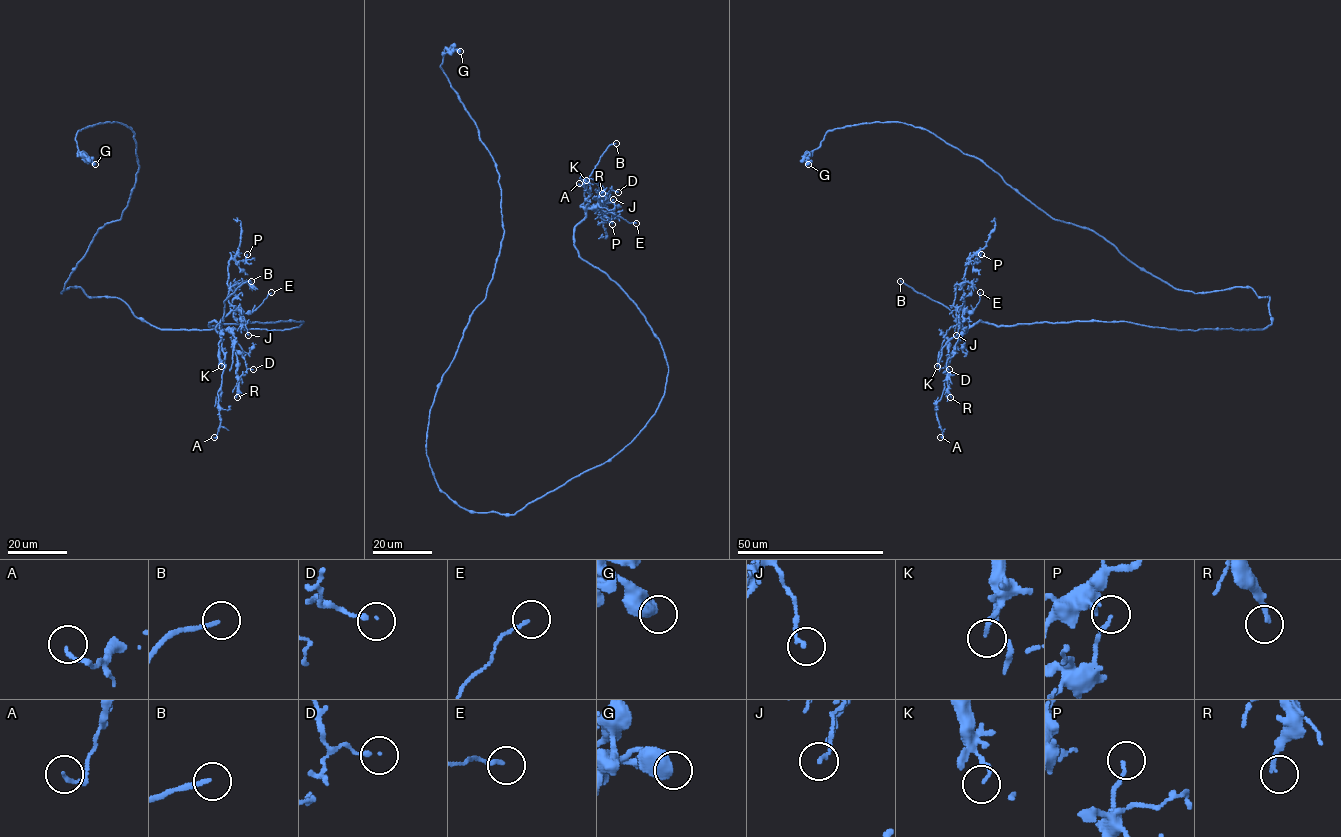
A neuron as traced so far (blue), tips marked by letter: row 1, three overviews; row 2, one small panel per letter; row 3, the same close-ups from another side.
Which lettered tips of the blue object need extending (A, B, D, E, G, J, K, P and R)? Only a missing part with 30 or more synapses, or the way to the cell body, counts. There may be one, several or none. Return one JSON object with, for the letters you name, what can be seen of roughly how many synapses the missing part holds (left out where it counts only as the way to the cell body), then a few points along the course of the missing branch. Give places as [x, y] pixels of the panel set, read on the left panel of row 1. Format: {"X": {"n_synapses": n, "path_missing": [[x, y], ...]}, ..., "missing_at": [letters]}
{"B": {"path_missing": [[251, 281], [255, 276], [251, 271], [243, 212]]}, "missing_at": ["B"]}

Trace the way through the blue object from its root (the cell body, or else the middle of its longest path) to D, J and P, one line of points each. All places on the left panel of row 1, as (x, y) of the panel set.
D: (106, 297), (120, 298), (160, 329), (283, 330), (303, 321), (210, 322), (232, 334), (234, 349), (253, 369)
J: (106, 297), (120, 298), (160, 329), (283, 330), (303, 321), (209, 323), (220, 326), (237, 310), (248, 335)
P: (106, 297), (160, 329), (298, 327), (303, 321), (209, 326), (230, 310), (228, 261), (247, 254)

